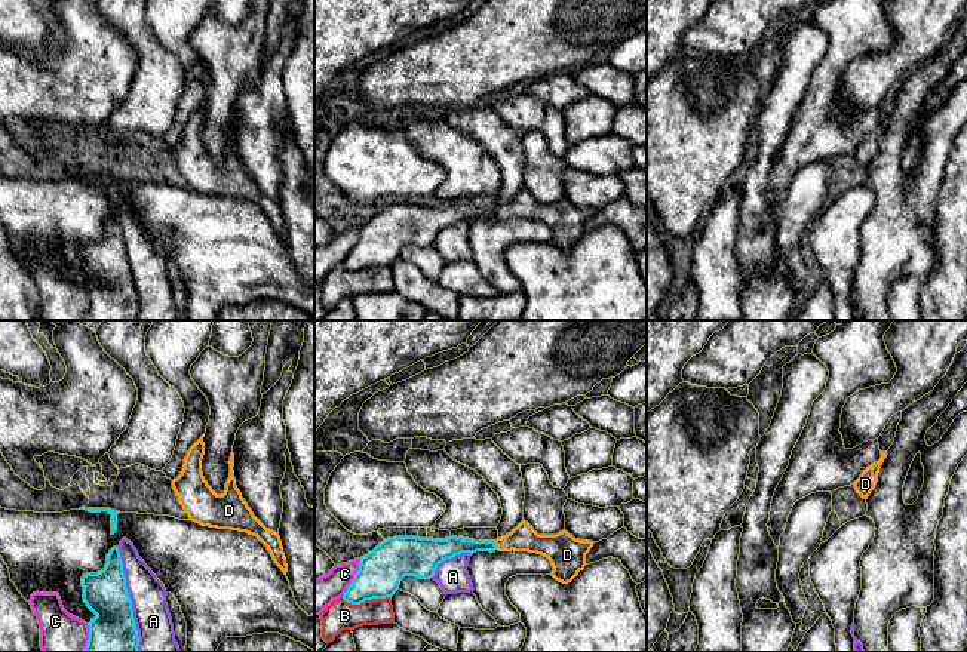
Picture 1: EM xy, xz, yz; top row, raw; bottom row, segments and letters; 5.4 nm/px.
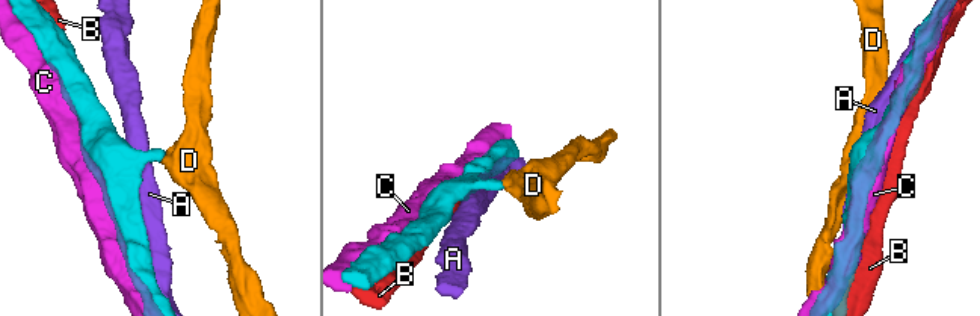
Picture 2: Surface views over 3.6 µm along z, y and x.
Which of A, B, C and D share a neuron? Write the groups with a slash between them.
A / B / C / D

